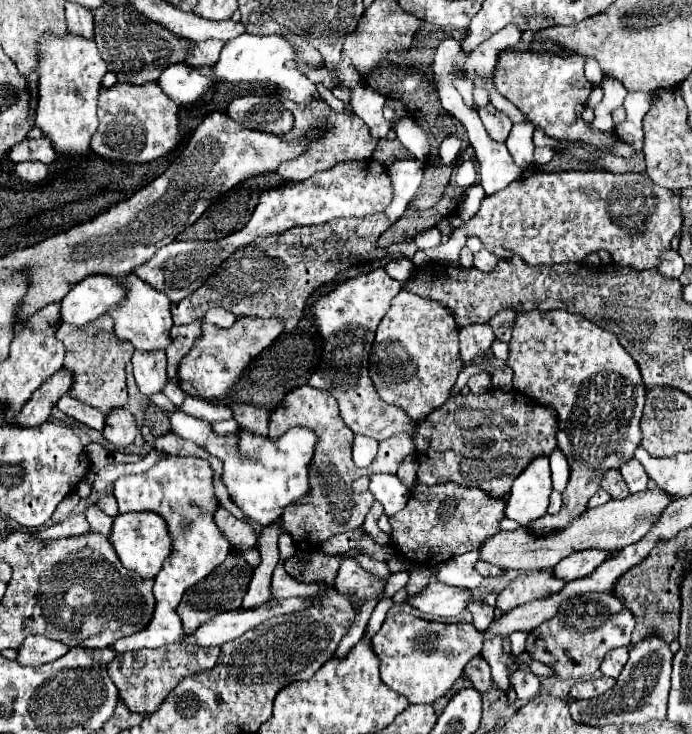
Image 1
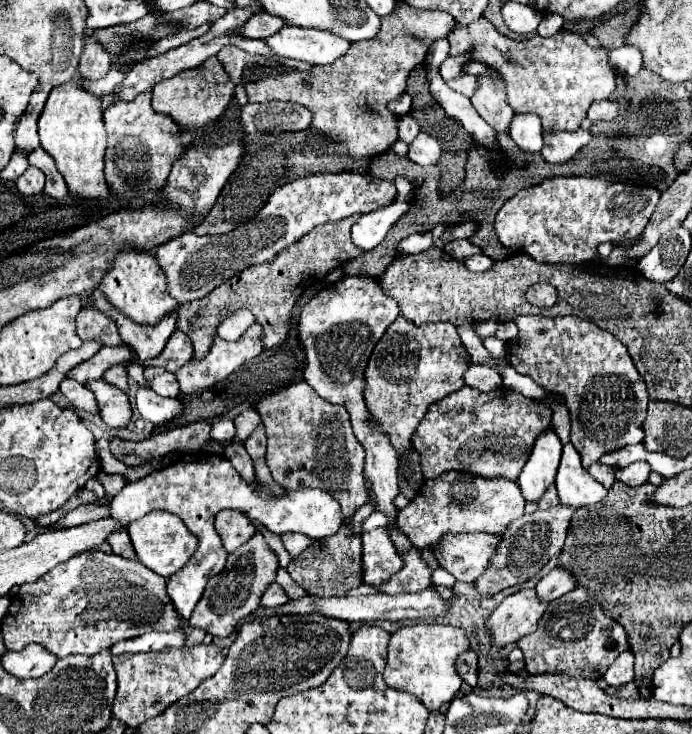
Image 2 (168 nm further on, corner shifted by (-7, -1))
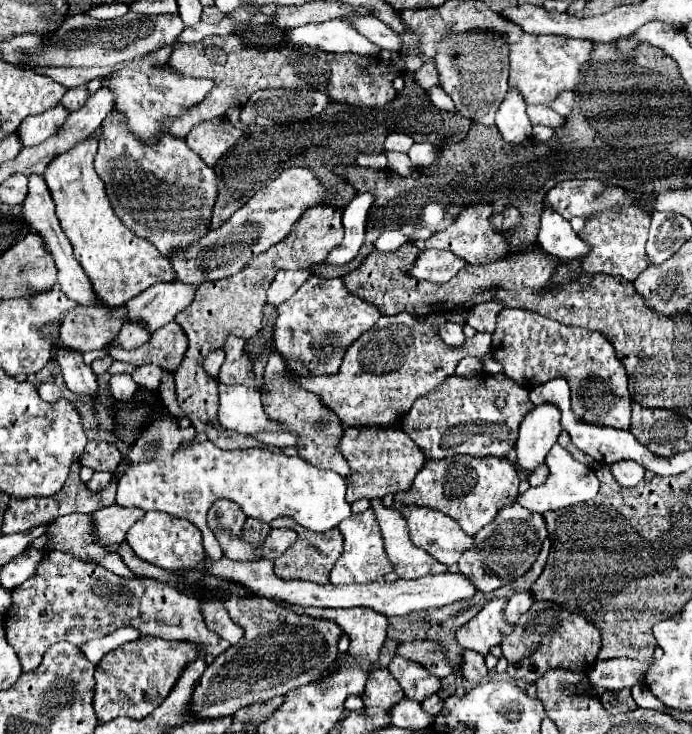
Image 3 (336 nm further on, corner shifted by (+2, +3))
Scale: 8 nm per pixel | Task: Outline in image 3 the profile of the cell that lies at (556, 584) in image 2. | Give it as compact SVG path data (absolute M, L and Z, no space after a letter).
M529 589L517 591L517 593L509 599L509 603L507 603L507 609L505 609L507 621L515 625L515 623L519 621L519 615L523 615L533 603L535 603L535 595L533 595Z

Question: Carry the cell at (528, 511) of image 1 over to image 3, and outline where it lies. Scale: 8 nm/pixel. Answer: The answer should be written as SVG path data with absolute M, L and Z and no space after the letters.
M545 403L543 407L533 407L527 413L523 425L519 427L519 437L515 443L517 471L531 475L541 463L545 463L549 449L557 443L557 437L561 433L559 421L561 421L559 409L549 407L549 403Z

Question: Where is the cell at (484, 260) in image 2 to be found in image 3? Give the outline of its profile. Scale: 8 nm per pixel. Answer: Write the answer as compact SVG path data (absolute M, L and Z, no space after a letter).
M423 249L415 261L415 265L409 269L413 277L421 281L431 283L447 283L459 269L465 267L465 259L457 257L451 251L439 251L439 249Z

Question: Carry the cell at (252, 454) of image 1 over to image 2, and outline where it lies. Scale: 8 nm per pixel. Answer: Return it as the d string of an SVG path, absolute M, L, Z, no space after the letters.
M140 387L136 393L136 407L140 415L154 425L162 425L182 413L182 403L178 399L160 397L152 389L144 389L144 387Z

